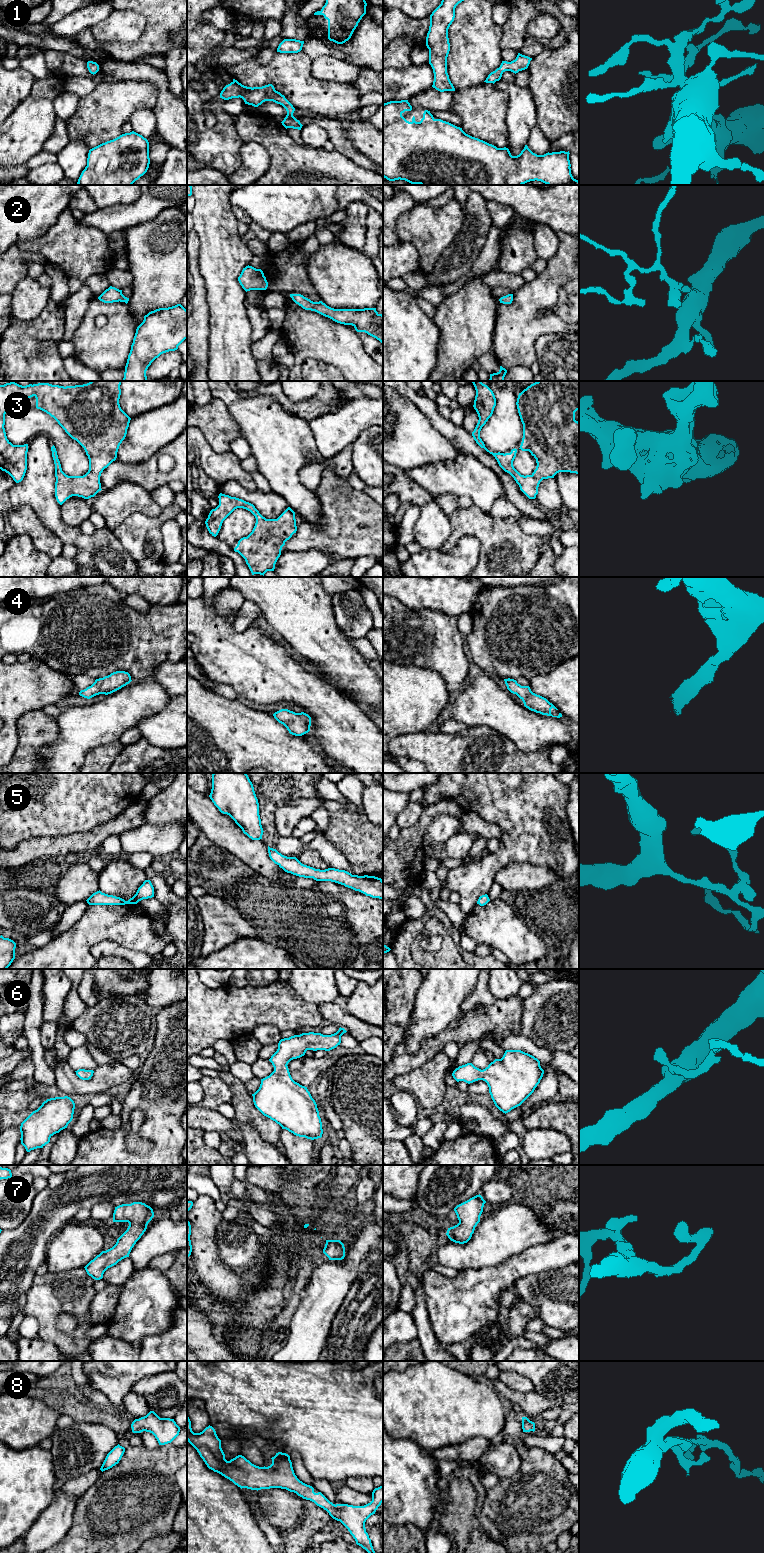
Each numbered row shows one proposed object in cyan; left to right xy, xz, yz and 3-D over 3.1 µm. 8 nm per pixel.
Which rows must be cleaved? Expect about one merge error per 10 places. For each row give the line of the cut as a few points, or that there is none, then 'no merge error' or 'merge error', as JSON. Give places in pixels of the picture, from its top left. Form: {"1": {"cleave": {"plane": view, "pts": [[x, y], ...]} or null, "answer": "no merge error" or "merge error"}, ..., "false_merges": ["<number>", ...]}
{"1": {"cleave": null, "answer": "no merge error"}, "2": {"cleave": null, "answer": "no merge error"}, "3": {"cleave": null, "answer": "no merge error"}, "4": {"cleave": null, "answer": "no merge error"}, "5": {"cleave": null, "answer": "no merge error"}, "6": {"cleave": null, "answer": "no merge error"}, "7": {"cleave": null, "answer": "no merge error"}, "8": {"cleave": null, "answer": "no merge error"}, "false_merges": []}

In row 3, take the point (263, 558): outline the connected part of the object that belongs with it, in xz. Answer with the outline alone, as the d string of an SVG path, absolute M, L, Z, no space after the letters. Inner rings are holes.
M220 493L219 505L205 521L209 533L216 537L223 521L237 508L250 511L256 518L252 532L234 548L246 561L252 575L274 571L282 547L297 531L295 512L288 507L277 519L266 519L255 506L242 499Z

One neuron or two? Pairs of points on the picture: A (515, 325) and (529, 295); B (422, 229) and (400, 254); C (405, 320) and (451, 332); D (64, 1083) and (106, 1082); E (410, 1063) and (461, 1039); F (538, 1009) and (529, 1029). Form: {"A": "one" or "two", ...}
{"A": "one", "B": "two", "C": "two", "D": "one", "E": "one", "F": "one"}

